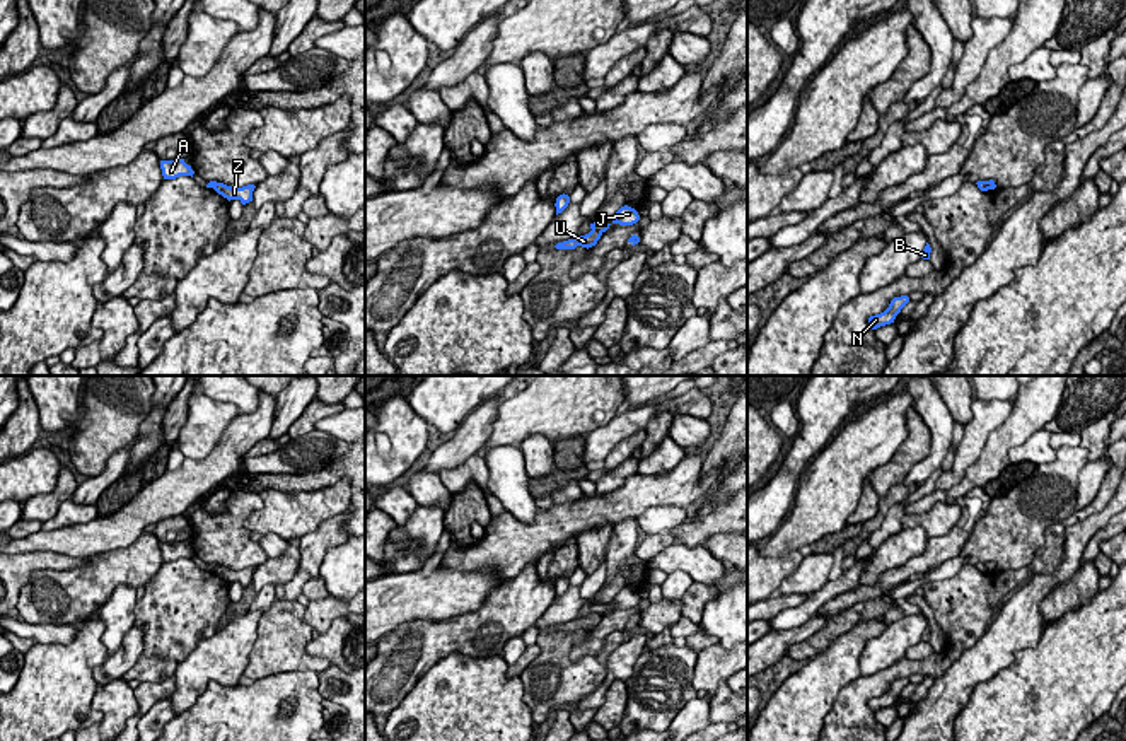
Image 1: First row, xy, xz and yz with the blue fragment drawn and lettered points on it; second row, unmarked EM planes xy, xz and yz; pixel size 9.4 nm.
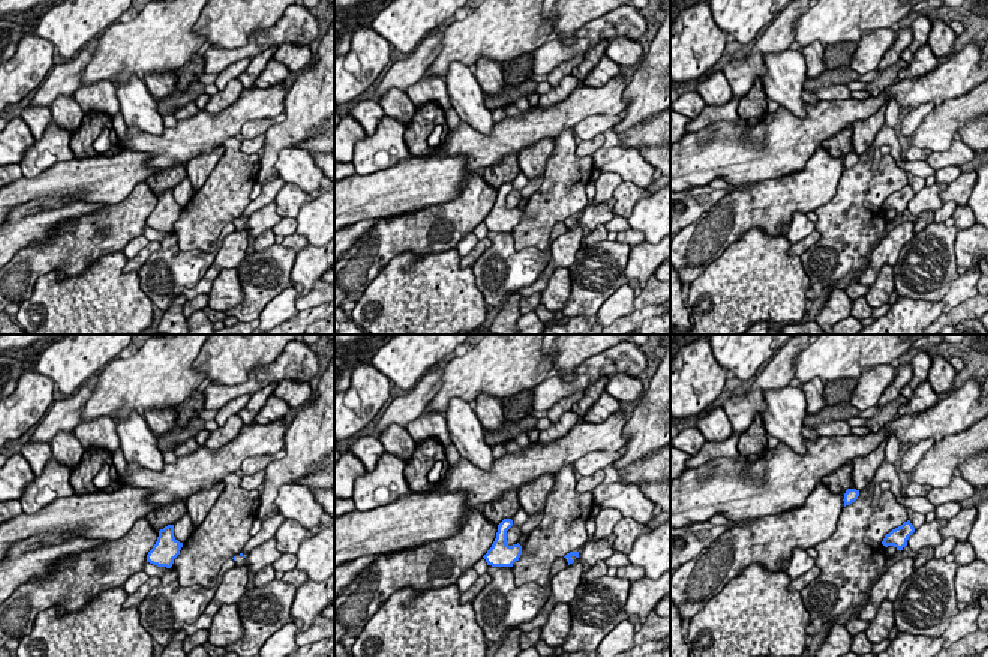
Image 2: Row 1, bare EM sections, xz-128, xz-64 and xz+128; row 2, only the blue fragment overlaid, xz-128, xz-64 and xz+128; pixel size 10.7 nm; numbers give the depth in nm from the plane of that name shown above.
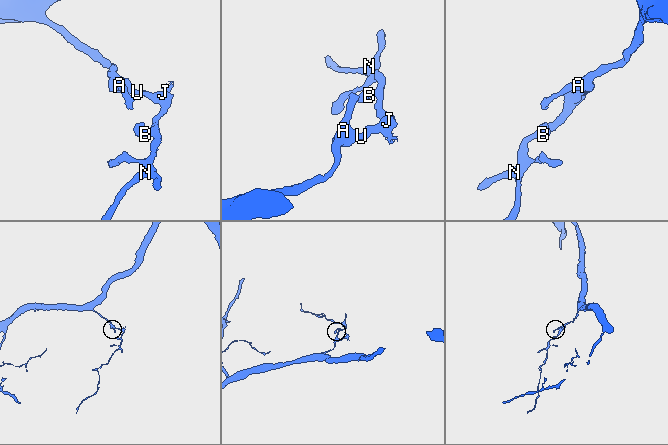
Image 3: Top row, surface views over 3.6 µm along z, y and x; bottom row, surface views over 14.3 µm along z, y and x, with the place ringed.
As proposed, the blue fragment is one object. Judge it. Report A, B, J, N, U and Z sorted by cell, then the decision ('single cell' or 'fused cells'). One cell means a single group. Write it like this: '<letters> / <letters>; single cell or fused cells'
A U / B J N Z; fused cells

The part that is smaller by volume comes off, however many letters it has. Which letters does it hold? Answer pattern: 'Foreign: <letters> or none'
Foreign: B, J, N, Z

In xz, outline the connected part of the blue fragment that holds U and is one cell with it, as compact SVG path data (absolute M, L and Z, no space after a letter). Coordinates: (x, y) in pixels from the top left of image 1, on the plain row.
M590 613L589 616L585 618L577 618L573 621L568 621L568 623L563 623L563 625L558 625L554 630L556 632L575 632L577 628L582 628L582 630L592 630L597 627L597 623L601 621L601 615L599 613Z

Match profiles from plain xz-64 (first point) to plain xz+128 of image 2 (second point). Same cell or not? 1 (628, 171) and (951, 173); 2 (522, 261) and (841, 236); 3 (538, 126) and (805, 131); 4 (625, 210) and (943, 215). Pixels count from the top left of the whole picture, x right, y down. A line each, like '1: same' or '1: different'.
1: different
2: same
3: same
4: different

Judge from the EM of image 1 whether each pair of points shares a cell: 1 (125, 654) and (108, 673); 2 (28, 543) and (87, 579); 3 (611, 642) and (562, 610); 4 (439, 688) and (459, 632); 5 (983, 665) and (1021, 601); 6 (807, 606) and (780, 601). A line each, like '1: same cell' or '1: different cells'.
1: same cell
2: different cells
3: same cell
4: different cells
5: same cell
6: different cells

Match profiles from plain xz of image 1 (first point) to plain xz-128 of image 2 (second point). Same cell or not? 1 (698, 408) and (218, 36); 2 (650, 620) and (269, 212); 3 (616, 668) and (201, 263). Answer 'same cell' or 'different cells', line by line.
1: different cells
2: same cell
3: different cells

